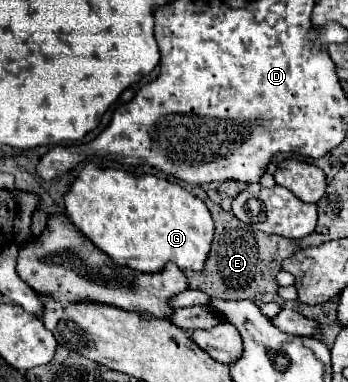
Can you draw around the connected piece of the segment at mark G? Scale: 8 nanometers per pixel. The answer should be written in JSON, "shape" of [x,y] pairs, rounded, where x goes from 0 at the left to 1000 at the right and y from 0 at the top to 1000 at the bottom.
{"shape":[[[250,427],[221,469],[198,484],[187,505],[187,552],[204,584],[239,605],[273,647],[307,662],[336,694],[365,694],[388,709],[457,709],[480,683],[503,683],[514,704],[578,709],[589,694],[606,626],[612,626],[612,573],[595,537],[532,500],[520,484],[463,469],[451,458],[376,458],[348,442],[284,442],[267,427]]]}

